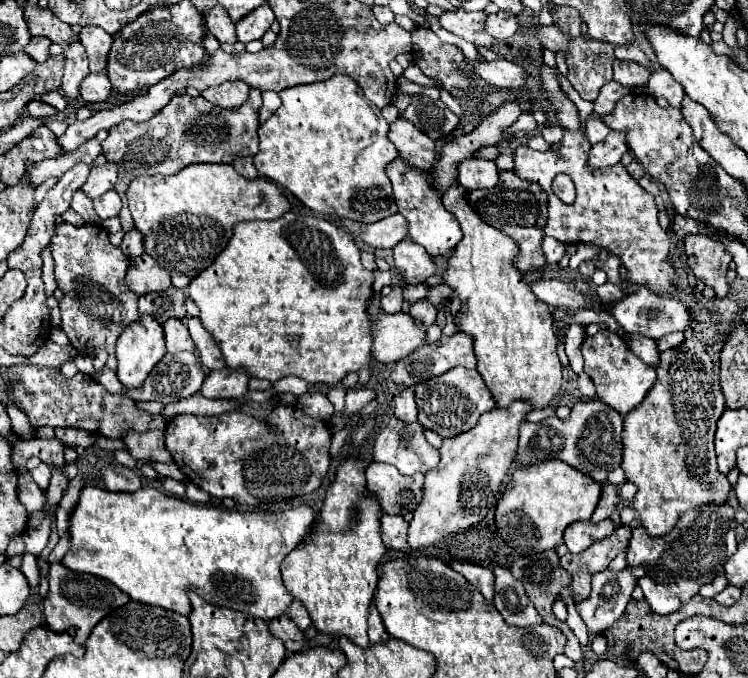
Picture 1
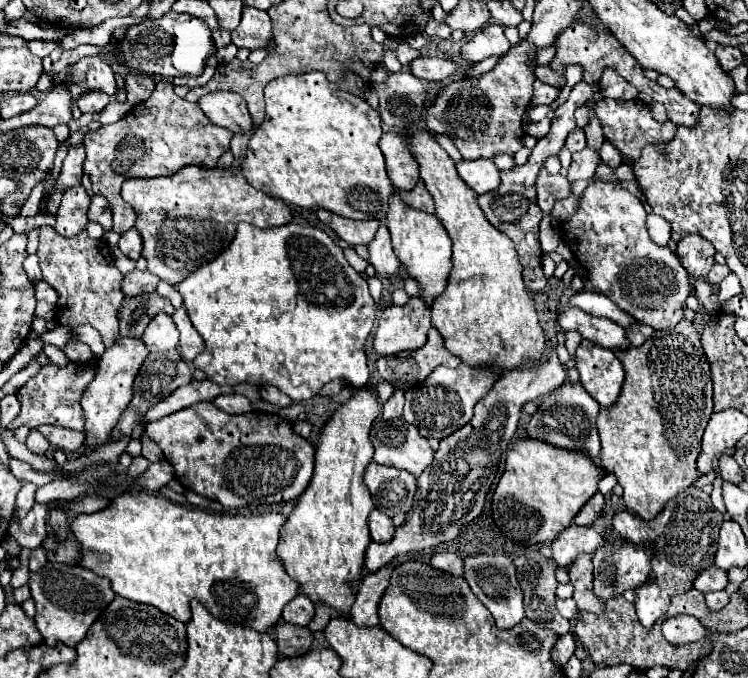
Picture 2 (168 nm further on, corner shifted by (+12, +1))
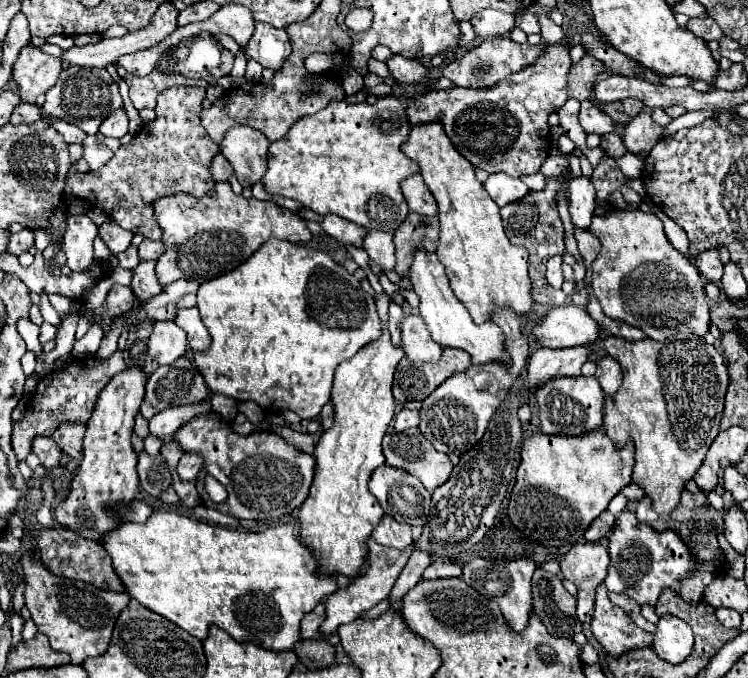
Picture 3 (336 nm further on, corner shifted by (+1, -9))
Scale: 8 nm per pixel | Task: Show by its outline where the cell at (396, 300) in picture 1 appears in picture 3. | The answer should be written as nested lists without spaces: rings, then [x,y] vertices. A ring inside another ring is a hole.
[[[271,239],[267,241],[255,255],[251,255],[251,259],[247,259],[247,263],[239,265],[235,271],[221,275],[219,279],[211,279],[205,281],[199,287],[197,293],[197,309],[201,311],[203,323],[209,329],[211,335],[211,347],[209,351],[203,353],[193,353],[193,361],[197,365],[197,369],[201,371],[201,375],[205,377],[205,383],[209,385],[209,389],[213,393],[221,393],[225,397],[231,397],[235,401],[253,401],[257,403],[261,409],[289,409],[295,411],[301,419],[313,419],[319,415],[321,407],[329,401],[329,393],[331,393],[331,385],[333,385],[333,373],[335,367],[345,361],[351,359],[363,345],[367,345],[373,339],[379,339],[381,335],[381,321],[375,309],[375,301],[369,293],[365,293],[359,285],[359,279],[355,275],[349,275],[339,263],[335,263],[327,253],[317,251],[317,249],[309,249],[309,247],[301,247],[301,245],[293,245],[287,241],[279,241],[279,239]]]

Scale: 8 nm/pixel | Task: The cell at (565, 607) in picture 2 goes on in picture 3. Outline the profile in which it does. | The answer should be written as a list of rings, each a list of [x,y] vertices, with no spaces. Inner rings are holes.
[[[577,543],[561,559],[561,573],[579,589],[577,593],[577,617],[581,623],[591,621],[595,607],[595,587],[605,581],[609,567],[609,555],[603,545]]]

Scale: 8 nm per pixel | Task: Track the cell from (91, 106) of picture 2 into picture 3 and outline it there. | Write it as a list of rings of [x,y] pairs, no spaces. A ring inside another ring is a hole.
[[[123,109],[115,111],[115,115],[109,115],[99,129],[99,133],[103,133],[105,137],[115,137],[115,139],[121,139],[127,131],[129,131],[129,119]]]

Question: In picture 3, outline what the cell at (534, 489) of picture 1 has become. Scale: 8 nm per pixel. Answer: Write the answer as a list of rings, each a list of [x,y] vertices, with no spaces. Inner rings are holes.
[[[603,429],[587,431],[583,435],[545,435],[533,433],[523,441],[521,465],[517,469],[517,483],[511,491],[509,519],[523,531],[531,541],[545,547],[573,545],[581,539],[583,531],[609,507],[609,501],[621,493],[625,485],[631,483],[631,473],[635,465],[635,447],[627,443],[625,447],[615,447]]]

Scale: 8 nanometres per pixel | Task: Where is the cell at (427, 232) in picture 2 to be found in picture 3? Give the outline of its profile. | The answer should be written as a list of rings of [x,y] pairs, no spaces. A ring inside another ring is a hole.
[[[435,253],[415,257],[415,263],[411,265],[409,277],[411,277],[411,283],[413,283],[413,291],[421,299],[419,311],[421,311],[421,317],[423,317],[425,325],[429,327],[429,333],[431,333],[433,341],[437,341],[441,347],[455,347],[455,349],[467,351],[471,355],[473,365],[483,365],[483,363],[511,365],[511,357],[507,355],[507,349],[505,349],[503,331],[493,321],[491,323],[481,323],[481,325],[473,323],[469,311],[463,307],[463,303],[459,303],[459,299],[451,291],[449,279],[445,275],[445,267],[439,263]]]

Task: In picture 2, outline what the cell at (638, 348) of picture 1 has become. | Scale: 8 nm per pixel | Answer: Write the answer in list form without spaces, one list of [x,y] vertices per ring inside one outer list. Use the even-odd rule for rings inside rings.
[[[566,305],[558,313],[558,323],[566,331],[576,329],[584,339],[588,339],[600,347],[606,347],[612,351],[626,351],[630,347],[624,327],[620,327],[614,321],[608,321],[604,317],[592,317],[580,309],[572,309],[570,305]]]

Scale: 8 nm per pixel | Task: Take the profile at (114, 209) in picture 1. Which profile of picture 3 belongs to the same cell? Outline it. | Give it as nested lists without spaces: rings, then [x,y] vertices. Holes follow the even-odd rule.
[[[105,219],[105,223],[99,227],[99,237],[103,239],[103,243],[113,255],[119,255],[127,251],[127,247],[131,245],[133,233],[121,229],[113,219]]]

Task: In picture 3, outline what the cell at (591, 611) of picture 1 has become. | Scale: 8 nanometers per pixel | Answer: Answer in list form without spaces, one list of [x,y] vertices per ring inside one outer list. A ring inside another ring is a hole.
[[[623,511],[617,515],[609,535],[609,557],[611,565],[605,579],[607,591],[625,593],[639,605],[653,607],[663,589],[675,591],[675,595],[685,603],[699,603],[705,587],[713,583],[715,577],[723,571],[717,561],[707,561],[703,567],[695,567],[695,555],[689,551],[677,531],[653,531],[651,525],[637,521],[635,511]]]

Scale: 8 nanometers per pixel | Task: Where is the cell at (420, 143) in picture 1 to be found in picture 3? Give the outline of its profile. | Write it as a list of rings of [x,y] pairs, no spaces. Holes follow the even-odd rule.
[[[411,175],[409,179],[405,179],[401,183],[403,187],[403,195],[407,199],[407,205],[411,211],[419,213],[419,215],[425,215],[425,217],[433,217],[437,215],[437,203],[435,203],[435,197],[431,195],[431,191],[427,189],[427,185],[423,183],[421,175]]]

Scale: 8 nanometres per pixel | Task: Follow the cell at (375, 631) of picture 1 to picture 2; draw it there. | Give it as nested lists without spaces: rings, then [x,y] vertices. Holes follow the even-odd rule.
[[[392,561],[390,565],[382,567],[376,573],[368,573],[360,585],[358,597],[350,609],[352,621],[360,627],[372,627],[378,625],[378,601],[388,587],[388,579],[392,569],[398,565],[398,561]]]

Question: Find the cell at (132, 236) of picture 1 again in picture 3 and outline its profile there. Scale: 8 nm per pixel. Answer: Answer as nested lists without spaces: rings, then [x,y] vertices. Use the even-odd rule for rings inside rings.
[[[143,239],[143,243],[139,245],[139,257],[141,257],[141,261],[159,259],[159,255],[163,255],[163,253],[165,253],[165,245],[161,241]]]

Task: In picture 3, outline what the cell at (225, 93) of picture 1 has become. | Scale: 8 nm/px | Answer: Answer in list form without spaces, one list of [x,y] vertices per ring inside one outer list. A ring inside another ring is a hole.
[[[233,127],[221,143],[221,153],[231,163],[237,181],[243,187],[259,183],[267,171],[269,141],[251,127]]]

